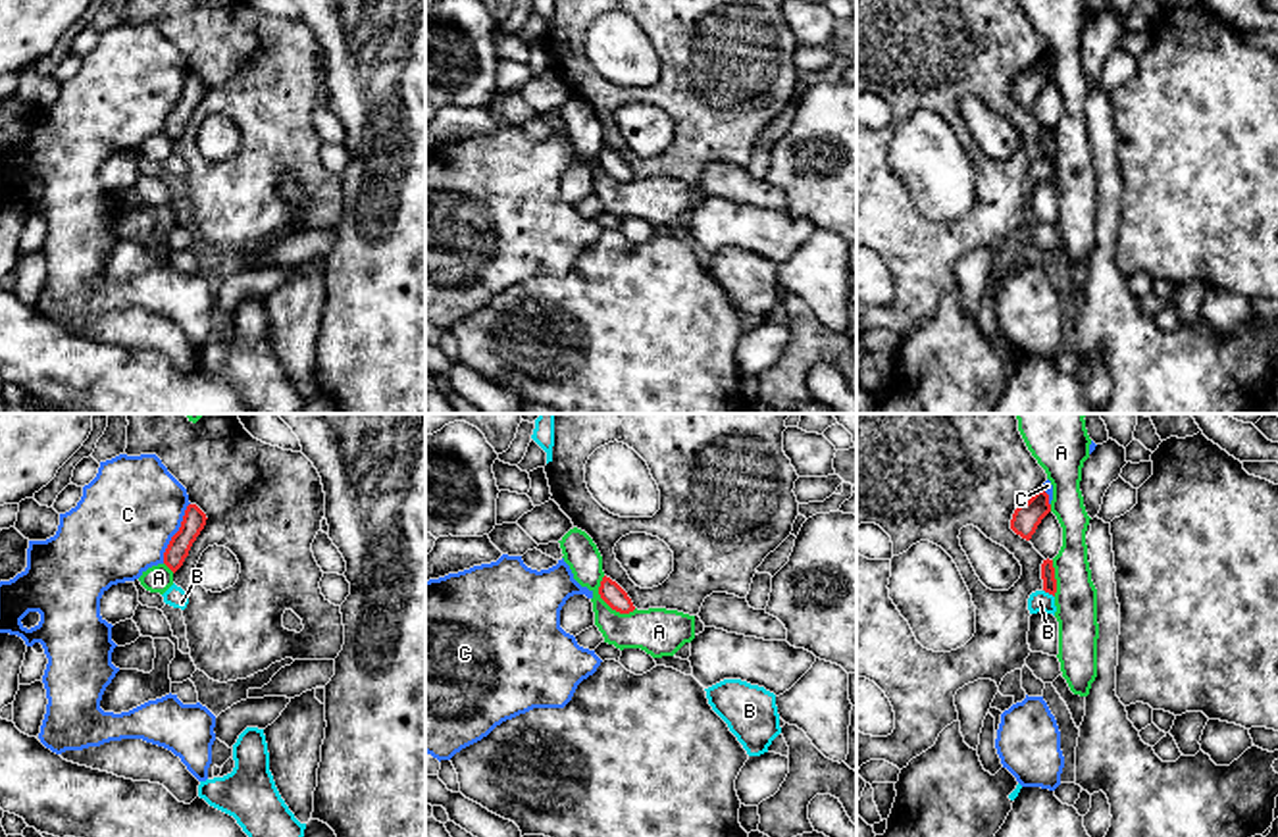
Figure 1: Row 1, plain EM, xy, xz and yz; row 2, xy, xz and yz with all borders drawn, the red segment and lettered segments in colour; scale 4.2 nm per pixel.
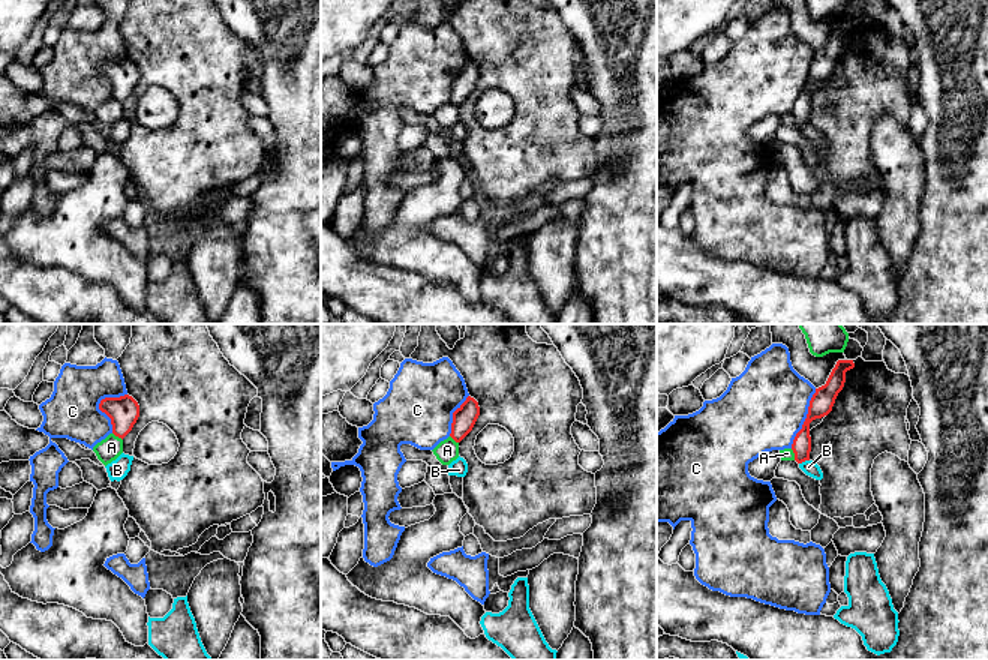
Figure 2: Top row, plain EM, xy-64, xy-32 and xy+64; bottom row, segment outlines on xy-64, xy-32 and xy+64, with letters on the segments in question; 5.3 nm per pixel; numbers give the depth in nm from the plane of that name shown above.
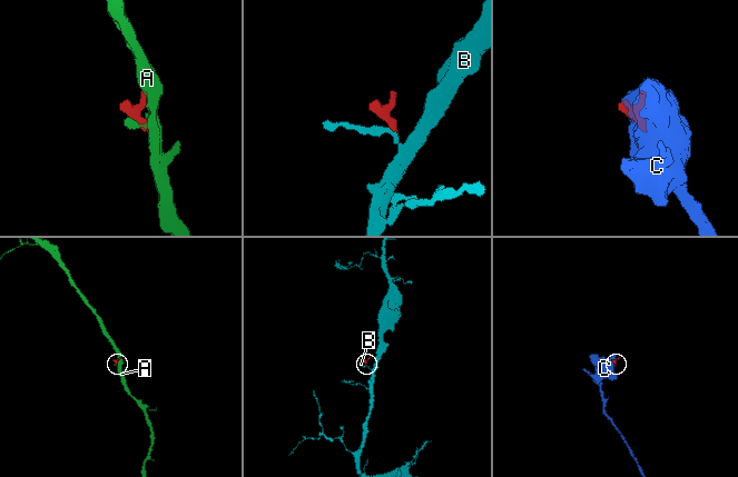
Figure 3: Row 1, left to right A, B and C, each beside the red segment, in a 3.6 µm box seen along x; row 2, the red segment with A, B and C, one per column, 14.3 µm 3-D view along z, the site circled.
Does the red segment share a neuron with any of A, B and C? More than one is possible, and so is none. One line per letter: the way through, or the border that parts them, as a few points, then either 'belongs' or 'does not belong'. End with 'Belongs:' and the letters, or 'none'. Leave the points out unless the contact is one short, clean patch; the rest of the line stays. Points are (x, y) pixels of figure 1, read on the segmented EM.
A: does not belong
B: border along yz (1044, 589), (1053, 597); does not belong
C: does not belong
Belongs: none

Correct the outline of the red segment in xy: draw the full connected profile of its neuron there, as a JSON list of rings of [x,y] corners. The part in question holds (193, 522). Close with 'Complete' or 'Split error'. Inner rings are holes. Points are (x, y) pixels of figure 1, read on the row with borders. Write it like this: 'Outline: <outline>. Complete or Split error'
Outline: [[[189,504],[181,521],[179,531],[171,537],[166,552],[164,552],[164,564],[175,573],[185,558],[189,556],[189,550],[200,531],[206,525],[206,514],[196,506]]]. Complete

